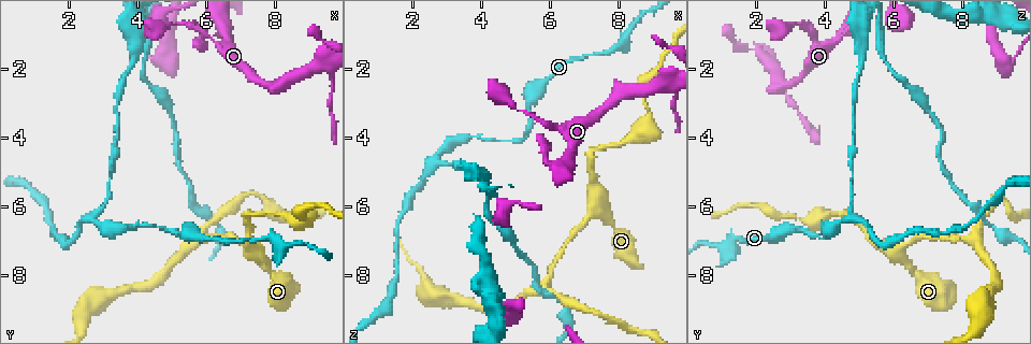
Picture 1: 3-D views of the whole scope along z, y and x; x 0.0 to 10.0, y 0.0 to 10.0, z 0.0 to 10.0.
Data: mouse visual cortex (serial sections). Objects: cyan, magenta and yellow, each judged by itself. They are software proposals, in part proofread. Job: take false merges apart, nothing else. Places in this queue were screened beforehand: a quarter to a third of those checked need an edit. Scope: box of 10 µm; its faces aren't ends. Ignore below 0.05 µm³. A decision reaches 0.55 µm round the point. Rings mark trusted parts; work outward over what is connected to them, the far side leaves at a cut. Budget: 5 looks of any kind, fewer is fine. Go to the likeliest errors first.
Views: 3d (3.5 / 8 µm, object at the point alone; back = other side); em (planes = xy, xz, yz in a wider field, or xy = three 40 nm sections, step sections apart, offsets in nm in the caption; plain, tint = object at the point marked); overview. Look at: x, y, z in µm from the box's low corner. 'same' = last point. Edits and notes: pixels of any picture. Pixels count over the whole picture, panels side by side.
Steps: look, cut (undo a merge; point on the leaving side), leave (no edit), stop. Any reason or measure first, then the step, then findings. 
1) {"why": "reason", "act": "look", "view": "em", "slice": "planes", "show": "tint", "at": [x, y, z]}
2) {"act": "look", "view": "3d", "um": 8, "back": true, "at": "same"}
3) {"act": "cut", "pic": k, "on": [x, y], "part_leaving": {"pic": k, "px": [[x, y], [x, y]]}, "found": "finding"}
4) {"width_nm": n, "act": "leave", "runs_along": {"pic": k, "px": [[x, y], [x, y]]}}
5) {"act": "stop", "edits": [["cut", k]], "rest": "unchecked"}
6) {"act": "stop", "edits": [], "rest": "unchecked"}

{"why": "three-way junction", "act": "look", "view": "3d", "um": 3.5, "at": [7.30, 7.30, 6.05]}

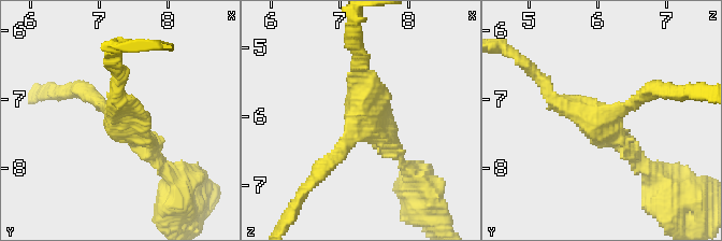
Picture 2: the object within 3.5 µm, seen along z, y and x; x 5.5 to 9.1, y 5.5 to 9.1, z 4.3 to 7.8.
{"why": "shape alone is not enough", "act": "look", "view": "em", "slice": "xy", "step": 3, "show": "tint", "at": [7.35, 7.30, 6.10]}

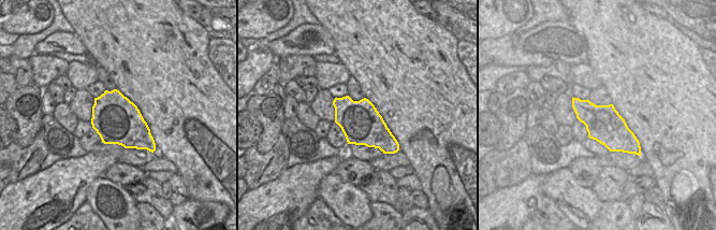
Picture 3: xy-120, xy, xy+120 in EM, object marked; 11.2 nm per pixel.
{"act": "leave", "runs_along": {"pic": 2, "px": [[161, 165], [141, 135], [82, 91]]}, "found": "one cell here"}

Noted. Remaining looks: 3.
{"why": "sudden change in width", "act": "look", "view": "3d", "um": 3.5, "at": [4.75, 6.75, 4.10]}

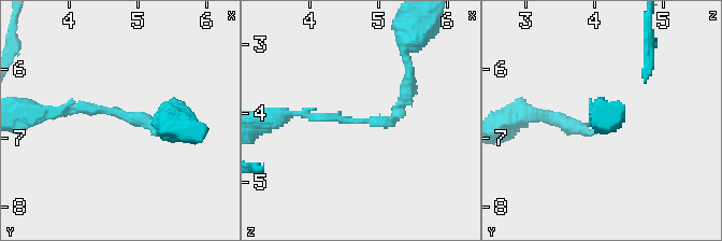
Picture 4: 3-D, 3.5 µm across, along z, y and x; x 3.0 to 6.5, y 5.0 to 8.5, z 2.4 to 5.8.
{"arm_widths_nm": [150, 150], "act": "look", "view": "em", "slice": "planes", "show": "tint", "at": [4.75, 6.70, 4.15]}

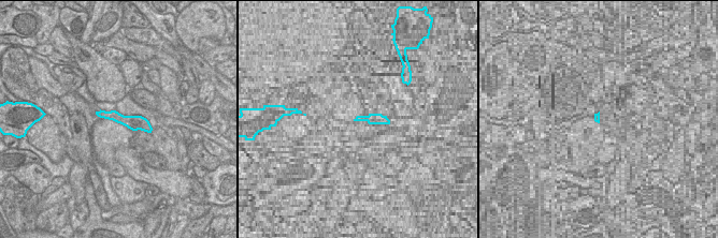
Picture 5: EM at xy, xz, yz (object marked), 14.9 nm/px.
{"act": "leave", "found": "all the same cell"}

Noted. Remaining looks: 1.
{"act": "stop", "edits": [], "rest": "unchecked"}

